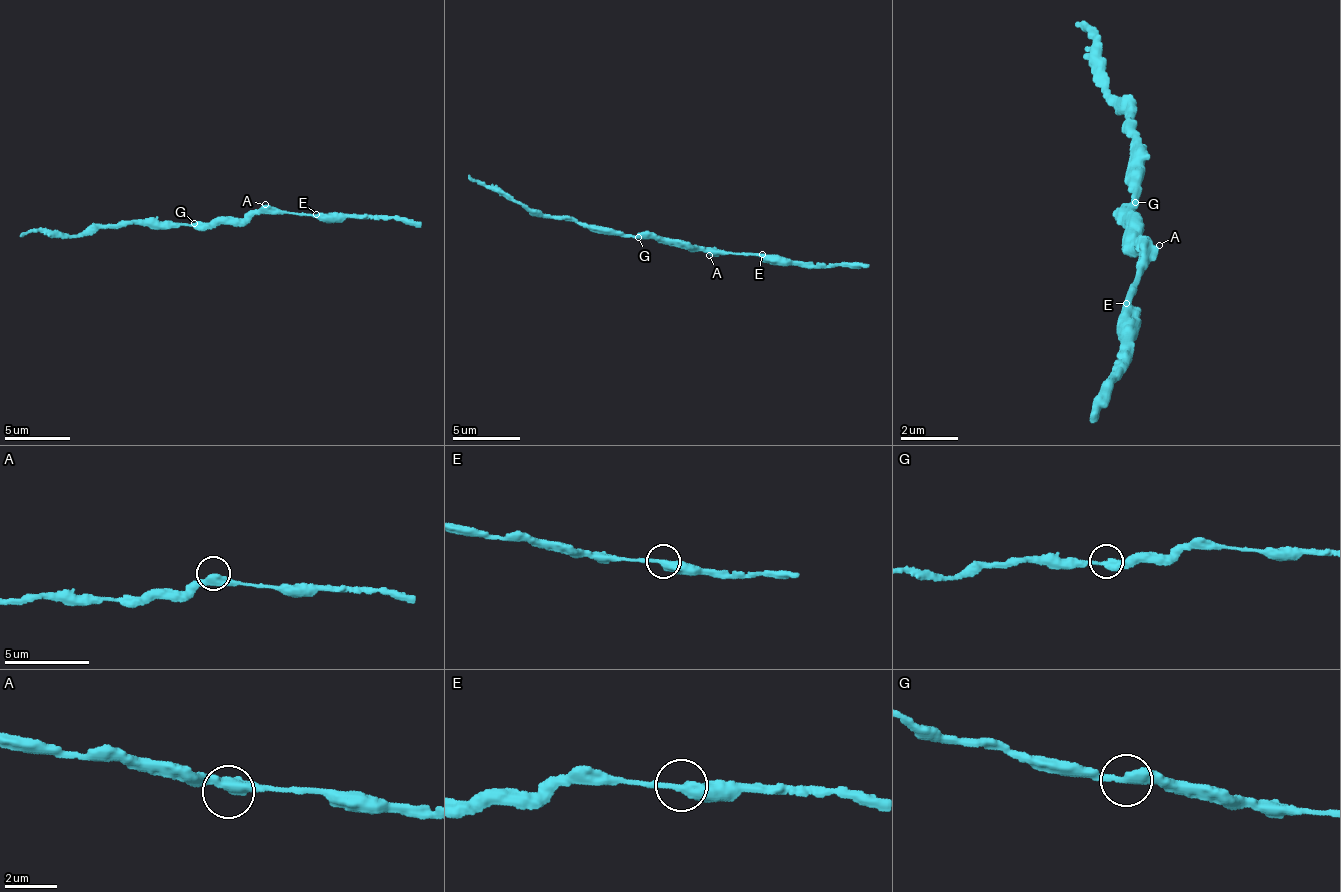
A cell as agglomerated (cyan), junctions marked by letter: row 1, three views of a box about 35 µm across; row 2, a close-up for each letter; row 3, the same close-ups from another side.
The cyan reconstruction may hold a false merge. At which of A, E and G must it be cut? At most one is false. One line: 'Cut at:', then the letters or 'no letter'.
Cut at: no letter

